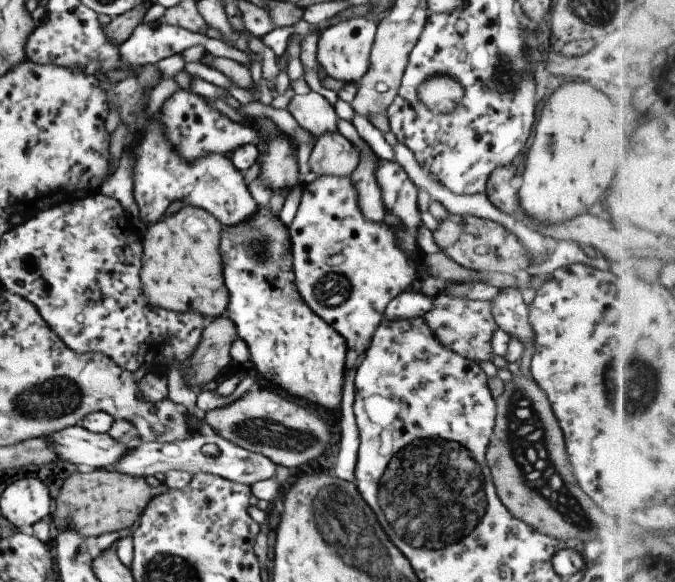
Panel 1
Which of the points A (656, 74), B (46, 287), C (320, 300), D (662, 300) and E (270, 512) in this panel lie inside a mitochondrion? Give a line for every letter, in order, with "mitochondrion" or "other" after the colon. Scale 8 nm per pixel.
A: other
B: other
C: mitochondrion
D: other
E: other

